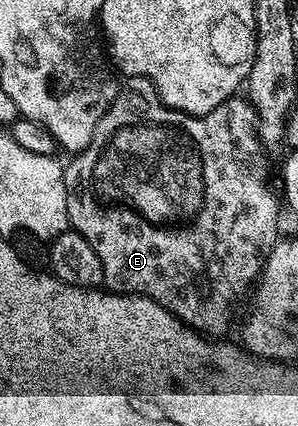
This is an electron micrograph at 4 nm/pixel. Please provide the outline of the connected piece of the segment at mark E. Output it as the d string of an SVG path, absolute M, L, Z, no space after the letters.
M131 75L125 80L118 88L118 96L112 101L112 105L104 113L104 117L100 117L100 121L96 125L96 129L92 133L92 141L88 141L88 145L84 150L77 152L73 156L74 159L69 164L68 162L64 167L64 185L66 186L66 200L68 201L68 217L70 218L70 227L80 233L80 237L84 237L84 241L88 241L88 245L92 245L92 249L96 249L96 257L100 257L100 265L104 265L104 284L109 290L120 295L143 295L148 297L152 301L156 301L164 309L168 309L168 313L175 315L178 320L185 323L187 327L193 327L195 331L199 333L205 333L210 337L218 337L222 330L230 323L230 306L238 299L238 294L249 285L253 284L255 280L262 274L262 265L266 261L266 254L272 250L275 243L280 238L280 232L278 232L278 203L280 207L280 199L270 192L270 187L266 184L266 155L264 145L258 138L256 132L256 120L254 118L254 109L250 106L249 102L245 98L235 97L232 99L225 99L220 105L216 105L216 109L212 109L212 113L207 115L186 115L182 111L177 111L164 103L158 91L154 87L154 83L150 79L145 79L142 75Z

